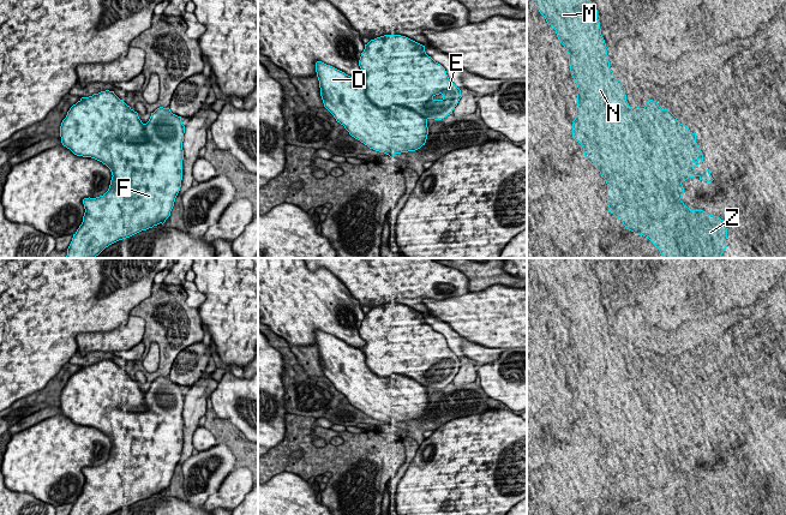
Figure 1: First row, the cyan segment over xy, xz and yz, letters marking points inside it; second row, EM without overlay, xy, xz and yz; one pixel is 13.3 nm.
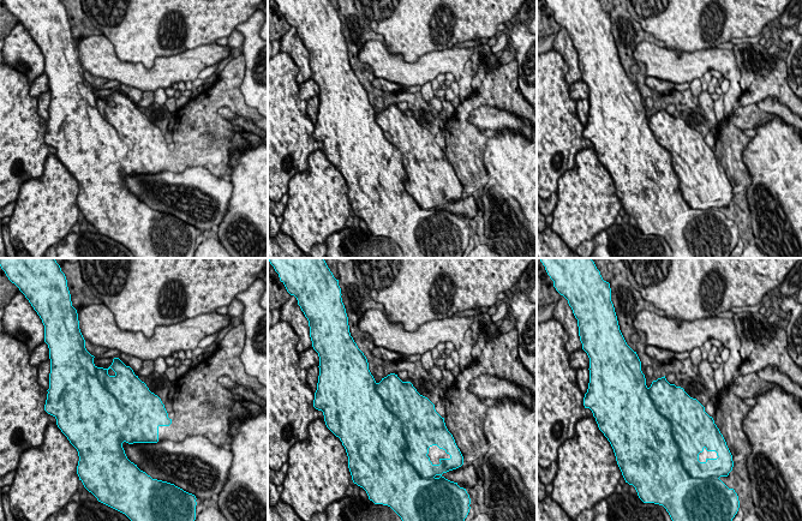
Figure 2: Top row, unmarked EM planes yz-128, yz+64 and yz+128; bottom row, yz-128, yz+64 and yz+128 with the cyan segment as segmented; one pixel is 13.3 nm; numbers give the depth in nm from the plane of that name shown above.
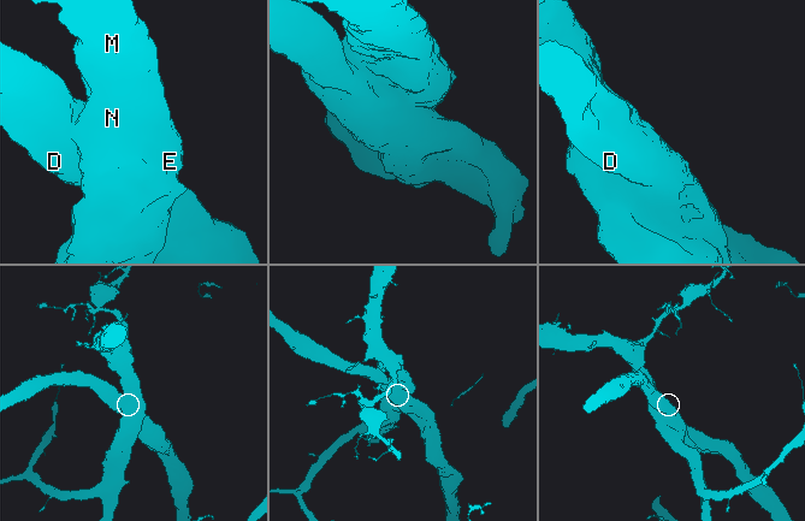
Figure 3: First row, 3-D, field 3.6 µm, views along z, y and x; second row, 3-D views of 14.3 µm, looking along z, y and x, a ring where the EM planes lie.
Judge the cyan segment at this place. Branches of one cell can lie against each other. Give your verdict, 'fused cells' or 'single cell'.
fused cells

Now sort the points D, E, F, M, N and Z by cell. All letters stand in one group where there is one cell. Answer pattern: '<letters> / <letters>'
D / E F M N Z

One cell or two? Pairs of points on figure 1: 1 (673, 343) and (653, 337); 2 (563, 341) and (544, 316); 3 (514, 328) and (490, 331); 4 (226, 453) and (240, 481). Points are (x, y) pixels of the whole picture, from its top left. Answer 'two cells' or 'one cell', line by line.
1: one cell
2: one cell
3: one cell
4: two cells

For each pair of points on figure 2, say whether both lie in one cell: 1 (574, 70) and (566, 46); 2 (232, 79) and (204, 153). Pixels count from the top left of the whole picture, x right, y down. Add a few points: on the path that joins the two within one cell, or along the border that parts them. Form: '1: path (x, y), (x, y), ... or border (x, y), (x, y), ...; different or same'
1: path (573, 64), (568, 52); same
2: path (215, 97), (202, 111), (202, 135); same

